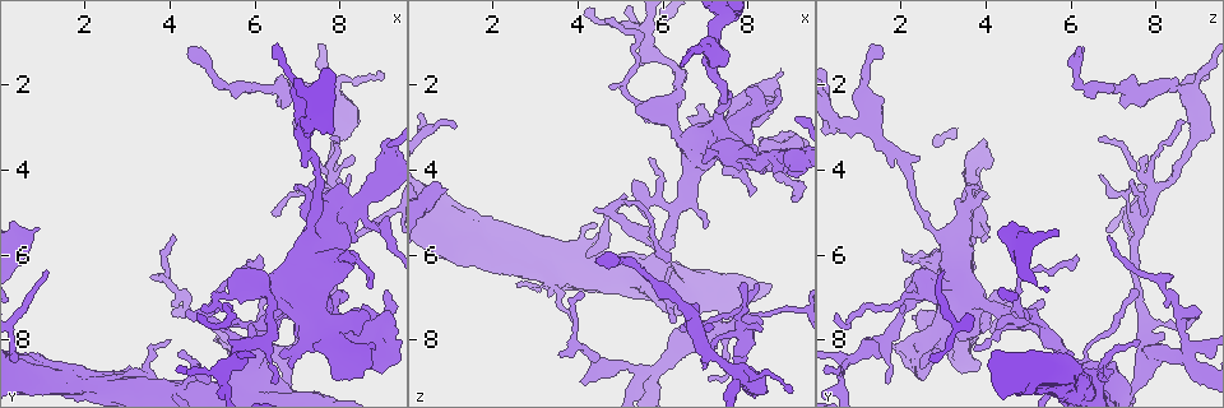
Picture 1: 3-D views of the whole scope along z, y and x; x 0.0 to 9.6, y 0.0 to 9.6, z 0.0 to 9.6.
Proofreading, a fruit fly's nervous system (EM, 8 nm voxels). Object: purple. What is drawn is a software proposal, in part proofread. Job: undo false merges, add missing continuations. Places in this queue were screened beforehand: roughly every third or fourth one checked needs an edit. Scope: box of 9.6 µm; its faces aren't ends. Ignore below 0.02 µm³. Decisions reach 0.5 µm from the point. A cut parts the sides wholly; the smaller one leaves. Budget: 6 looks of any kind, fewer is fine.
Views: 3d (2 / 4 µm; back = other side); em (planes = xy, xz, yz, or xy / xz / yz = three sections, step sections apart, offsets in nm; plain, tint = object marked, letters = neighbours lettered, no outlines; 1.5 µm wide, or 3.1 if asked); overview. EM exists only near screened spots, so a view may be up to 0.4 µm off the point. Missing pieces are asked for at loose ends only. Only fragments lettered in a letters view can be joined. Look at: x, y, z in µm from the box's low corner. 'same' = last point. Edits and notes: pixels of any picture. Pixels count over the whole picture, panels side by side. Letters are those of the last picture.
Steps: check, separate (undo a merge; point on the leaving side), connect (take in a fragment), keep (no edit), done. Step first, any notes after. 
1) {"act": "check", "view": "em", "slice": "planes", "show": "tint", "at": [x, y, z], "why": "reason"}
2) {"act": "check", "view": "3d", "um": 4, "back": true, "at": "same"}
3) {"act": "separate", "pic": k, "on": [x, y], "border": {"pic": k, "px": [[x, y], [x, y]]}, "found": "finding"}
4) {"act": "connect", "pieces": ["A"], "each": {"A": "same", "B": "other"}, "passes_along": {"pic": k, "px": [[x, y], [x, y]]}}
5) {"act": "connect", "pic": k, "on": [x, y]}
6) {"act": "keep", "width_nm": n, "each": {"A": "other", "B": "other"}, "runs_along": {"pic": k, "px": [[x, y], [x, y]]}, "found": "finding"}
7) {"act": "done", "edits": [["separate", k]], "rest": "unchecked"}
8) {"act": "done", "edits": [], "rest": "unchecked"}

{"act": "check", "view": "em", "slice": "planes", "show": "tint", "at": [7.45, 7.70, 7.75], "why": "sharp bend"}

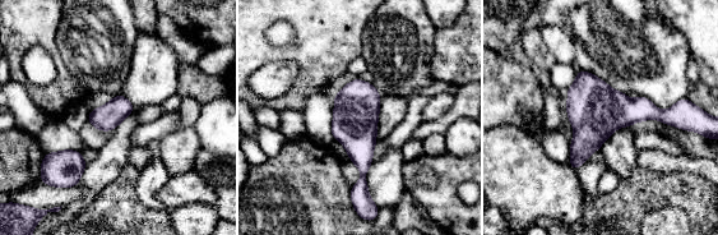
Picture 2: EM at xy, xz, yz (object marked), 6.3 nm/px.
{"act": "check", "view": "em", "slice": "planes", "show": "letters", "at": "same"}

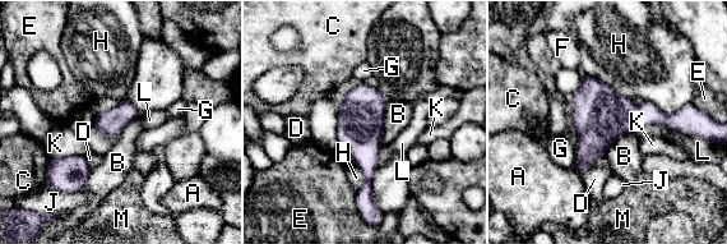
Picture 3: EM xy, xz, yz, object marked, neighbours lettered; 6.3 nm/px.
{"act": "keep", "each": {"A": "other", "B": "other", "C": "other", "D": "other", "E": "other", "F": "other", "G": "other", "H": "other", "J": "other", "K": "other", "L": "other", "M": "other"}, "border": {"pic": 3, "px": [[387, 101], [381, 144]]}, "found": "all the same neuron"}

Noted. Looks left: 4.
{"act": "check", "view": "em", "slice": "xy", "step": 8, "show": "tint", "at": [4.40, 7.25, 4.90], "why": "an open end"}

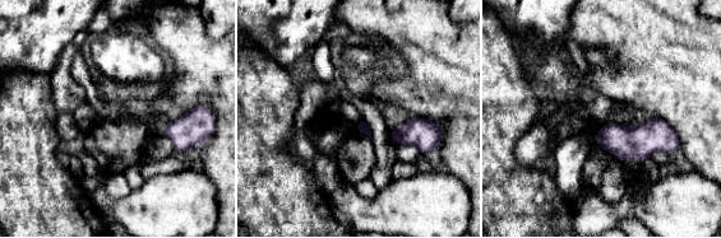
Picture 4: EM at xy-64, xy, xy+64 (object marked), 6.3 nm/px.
{"act": "check", "view": "em", "slice": "planes", "show": "letters", "at": "same"}

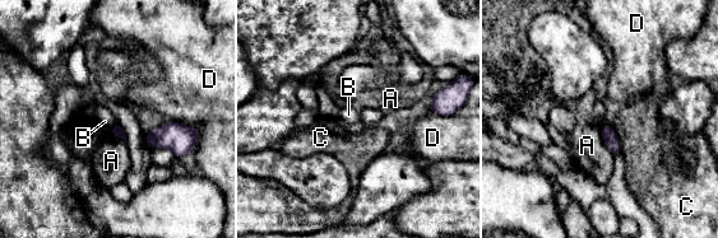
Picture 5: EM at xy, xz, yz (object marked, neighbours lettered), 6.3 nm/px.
{"act": "keep", "each": {"A": "other", "B": "other", "C": "other", "D": "other"}, "border": {"pic": 5, "px": [[116, 124], [111, 130]]}, "found": "no lettered fragment goes on from it"}

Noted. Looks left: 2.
{"act": "check", "view": "3d", "um": 2, "back": true, "at": [7.00, 2.85, 8.60], "why": "tapers out"}

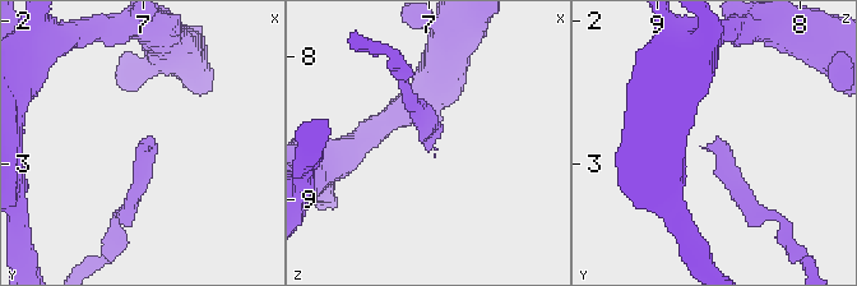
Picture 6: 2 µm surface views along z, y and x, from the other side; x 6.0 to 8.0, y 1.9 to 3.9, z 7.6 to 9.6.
{"act": "check", "view": "em", "slice": "planes", "show": "letters", "at": [6.96, 2.80, 8.56], "why": "need the tissue"}

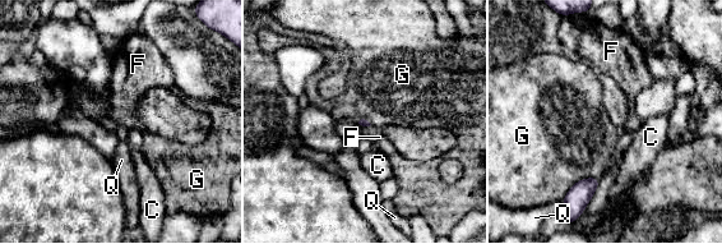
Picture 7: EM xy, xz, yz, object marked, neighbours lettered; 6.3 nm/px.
{"act": "keep", "each": {"C": "other", "F": "other", "G": "other", "Q": "other"}, "border": {"pic": 7, "px": [[600, 178], [579, 179], [565, 196]]}, "found": "no lettered fragment goes on from it"}

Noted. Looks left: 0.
{"act": "done", "edits": [], "rest": "unchecked"}

